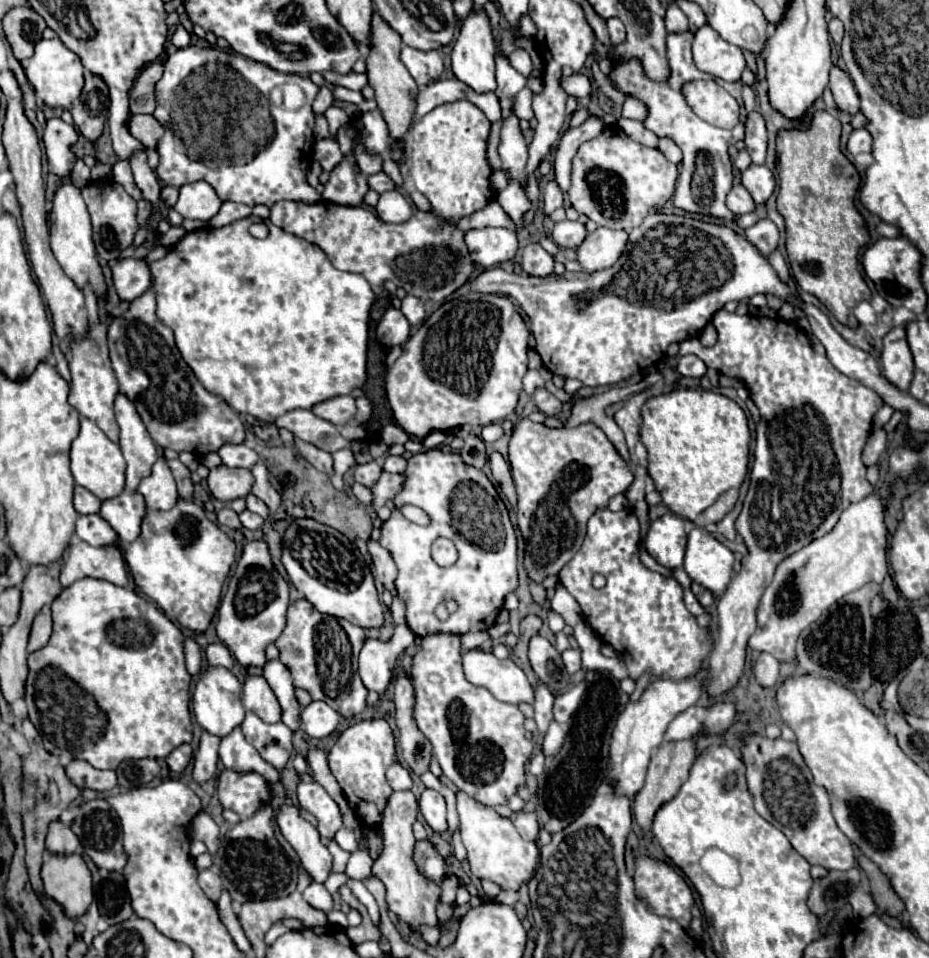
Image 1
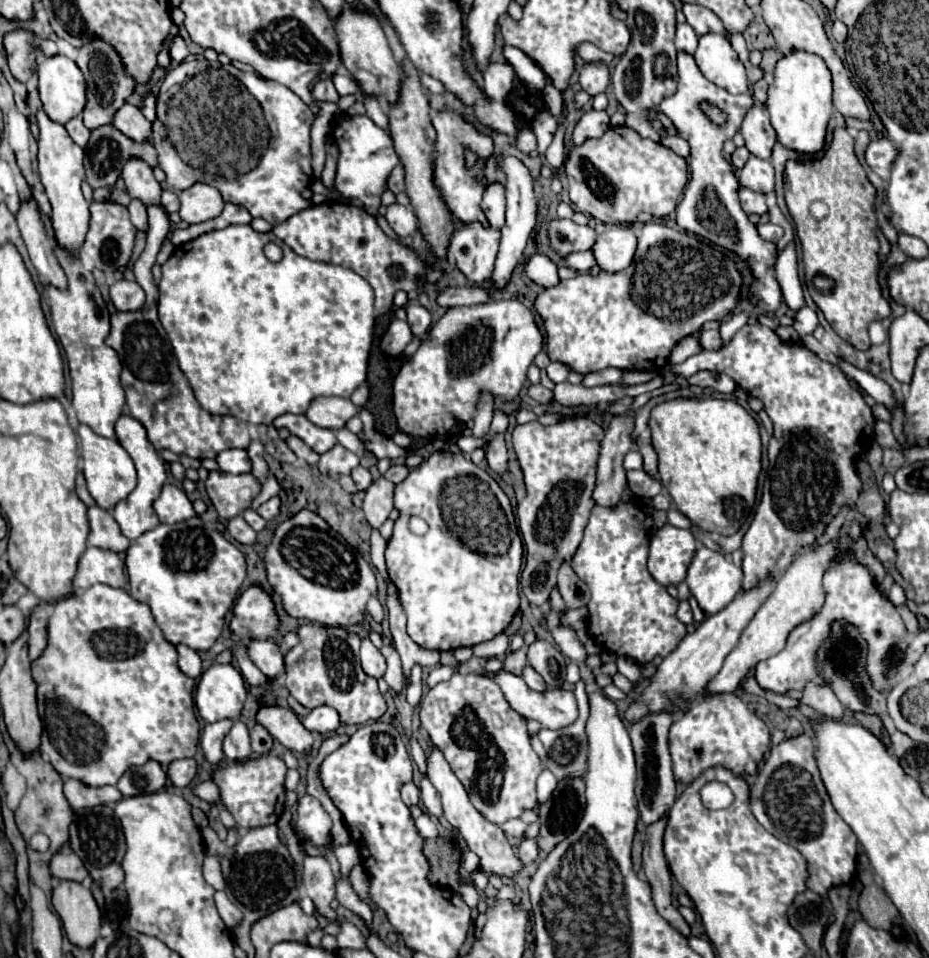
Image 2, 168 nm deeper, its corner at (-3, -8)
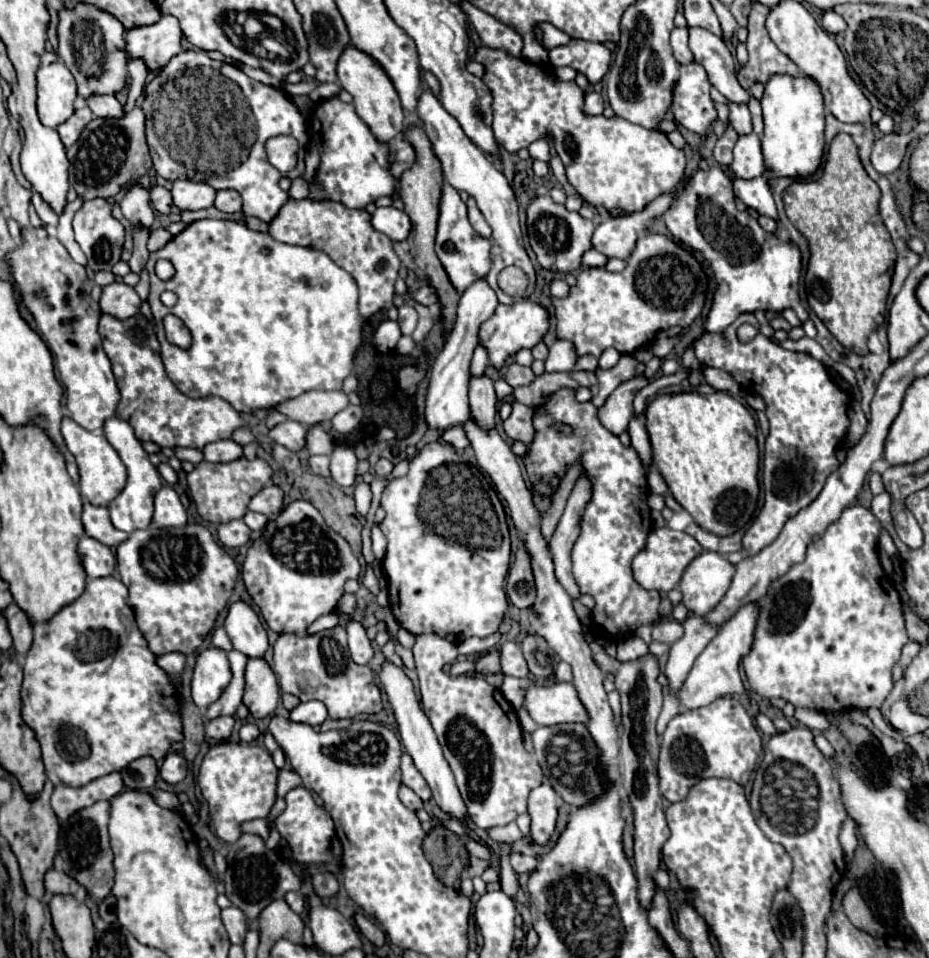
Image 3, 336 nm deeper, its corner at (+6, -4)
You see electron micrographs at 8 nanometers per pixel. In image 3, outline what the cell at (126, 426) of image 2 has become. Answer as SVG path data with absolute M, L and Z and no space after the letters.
M110 417L106 423L104 423L104 435L106 439L110 441L110 445L116 449L116 453L120 455L122 463L126 465L128 469L128 483L126 487L122 489L122 493L108 505L110 509L110 519L112 519L112 525L120 531L126 531L126 533L132 533L136 529L146 529L152 521L152 513L154 513L154 493L162 487L162 481L160 481L160 473L158 469L150 463L150 457L148 453L144 451L142 443L136 439L134 435L134 429L128 421L120 419L120 417Z

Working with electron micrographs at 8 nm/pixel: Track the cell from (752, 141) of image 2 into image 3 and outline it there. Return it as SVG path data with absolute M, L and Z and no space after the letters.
M728 103L730 107L730 125L738 135L752 133L752 117L746 103Z

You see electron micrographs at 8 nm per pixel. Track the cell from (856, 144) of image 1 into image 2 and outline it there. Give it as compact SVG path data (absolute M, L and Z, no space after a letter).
M887 137L873 139L873 141L869 143L869 147L867 147L867 153L865 153L869 167L873 167L873 169L875 169L875 167L891 169L893 161L897 159L897 155L899 155L899 151L897 151L895 143L893 143L891 139L887 139Z

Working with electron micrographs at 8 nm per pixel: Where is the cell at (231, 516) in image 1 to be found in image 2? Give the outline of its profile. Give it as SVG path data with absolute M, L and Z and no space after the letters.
M241 515L233 517L233 519L229 521L227 529L229 529L231 537L233 537L237 543L241 543L241 545L251 545L251 543L255 543L257 533L255 533L247 523L245 523L245 519L243 519Z

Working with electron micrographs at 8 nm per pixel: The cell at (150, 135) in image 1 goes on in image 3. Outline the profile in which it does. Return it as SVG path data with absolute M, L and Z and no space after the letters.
M92 95L92 97L86 99L86 103L96 117L120 119L120 117L126 115L124 107L118 103L118 99L114 95Z

